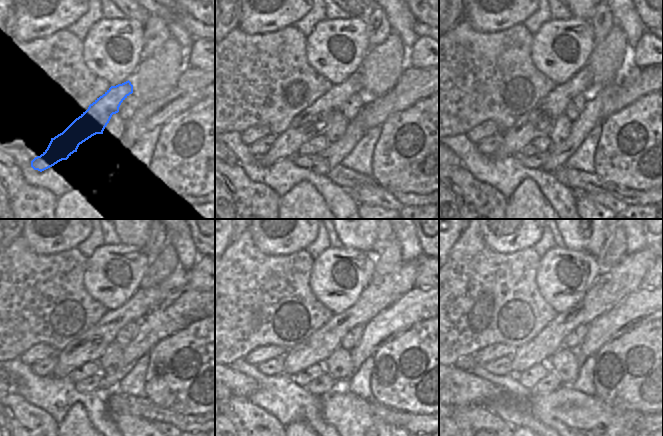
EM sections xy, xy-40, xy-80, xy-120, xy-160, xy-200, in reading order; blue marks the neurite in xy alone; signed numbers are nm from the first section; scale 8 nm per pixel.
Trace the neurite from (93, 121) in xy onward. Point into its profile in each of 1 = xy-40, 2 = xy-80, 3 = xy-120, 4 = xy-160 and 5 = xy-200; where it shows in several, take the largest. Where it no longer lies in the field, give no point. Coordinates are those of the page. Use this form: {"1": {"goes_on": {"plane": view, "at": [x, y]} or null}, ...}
{"1": {"goes_on": {"plane": "xy-40", "at": [313, 121]}}, "2": {"goes_on": {"plane": "xy-80", "at": [537, 122]}}, "3": {"goes_on": {"plane": "xy-120", "at": [89, 347]}}, "4": {"goes_on": {"plane": "xy-160", "at": [382, 291]}}, "5": {"goes_on": {"plane": "xy-200", "at": [613, 284]}}}

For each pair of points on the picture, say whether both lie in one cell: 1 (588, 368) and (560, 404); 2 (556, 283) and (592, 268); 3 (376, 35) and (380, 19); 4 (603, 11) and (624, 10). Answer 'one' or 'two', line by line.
1: two
2: one
3: one
4: two

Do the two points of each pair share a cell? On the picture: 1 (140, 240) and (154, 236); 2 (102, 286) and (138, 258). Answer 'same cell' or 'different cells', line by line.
1: different cells
2: same cell

